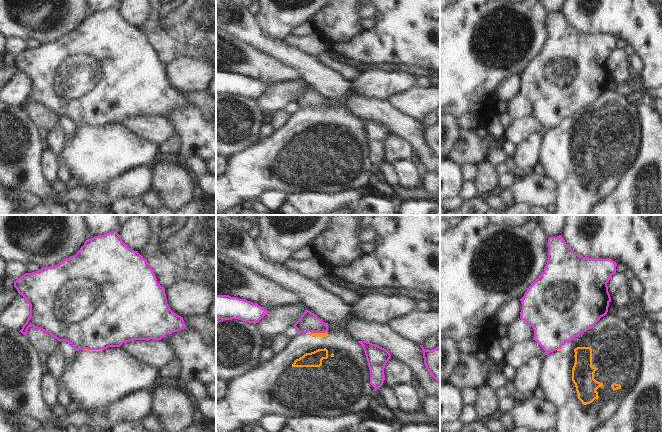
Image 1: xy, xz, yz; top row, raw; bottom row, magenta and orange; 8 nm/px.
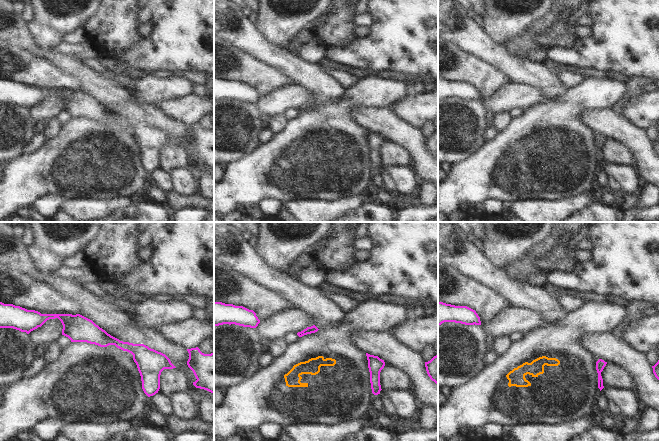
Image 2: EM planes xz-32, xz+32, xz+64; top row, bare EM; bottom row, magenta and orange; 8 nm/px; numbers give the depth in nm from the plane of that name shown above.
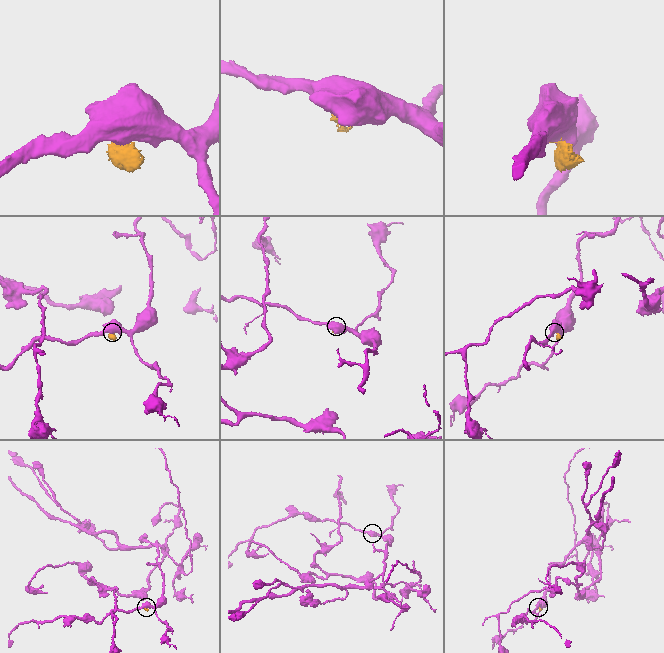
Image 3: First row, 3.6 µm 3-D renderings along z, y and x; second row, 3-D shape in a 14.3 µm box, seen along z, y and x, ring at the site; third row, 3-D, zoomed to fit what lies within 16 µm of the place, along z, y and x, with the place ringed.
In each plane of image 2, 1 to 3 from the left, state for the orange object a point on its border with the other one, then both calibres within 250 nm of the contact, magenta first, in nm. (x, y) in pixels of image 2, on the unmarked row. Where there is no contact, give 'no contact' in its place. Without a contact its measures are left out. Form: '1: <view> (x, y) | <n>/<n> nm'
1: no contact
2: no contact
3: no contact

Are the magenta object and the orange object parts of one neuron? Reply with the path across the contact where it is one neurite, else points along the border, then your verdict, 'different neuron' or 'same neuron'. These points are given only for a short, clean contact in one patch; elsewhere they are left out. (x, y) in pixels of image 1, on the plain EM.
different neuron

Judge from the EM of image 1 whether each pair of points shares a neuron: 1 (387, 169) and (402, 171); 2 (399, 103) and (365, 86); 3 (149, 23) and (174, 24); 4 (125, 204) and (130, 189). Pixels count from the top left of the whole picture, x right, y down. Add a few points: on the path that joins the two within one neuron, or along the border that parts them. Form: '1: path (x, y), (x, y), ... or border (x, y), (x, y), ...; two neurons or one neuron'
1: border (390, 164), (397, 176), (398, 183); two neurons
2: border (410, 88), (393, 94), (386, 100); two neurons
3: path (155, 24), (168, 24); one neuron
4: border (138, 196), (121, 196), (110, 203); two neurons

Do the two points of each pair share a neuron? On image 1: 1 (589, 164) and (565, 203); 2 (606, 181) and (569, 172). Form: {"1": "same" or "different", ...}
{"1": "same", "2": "same"}

